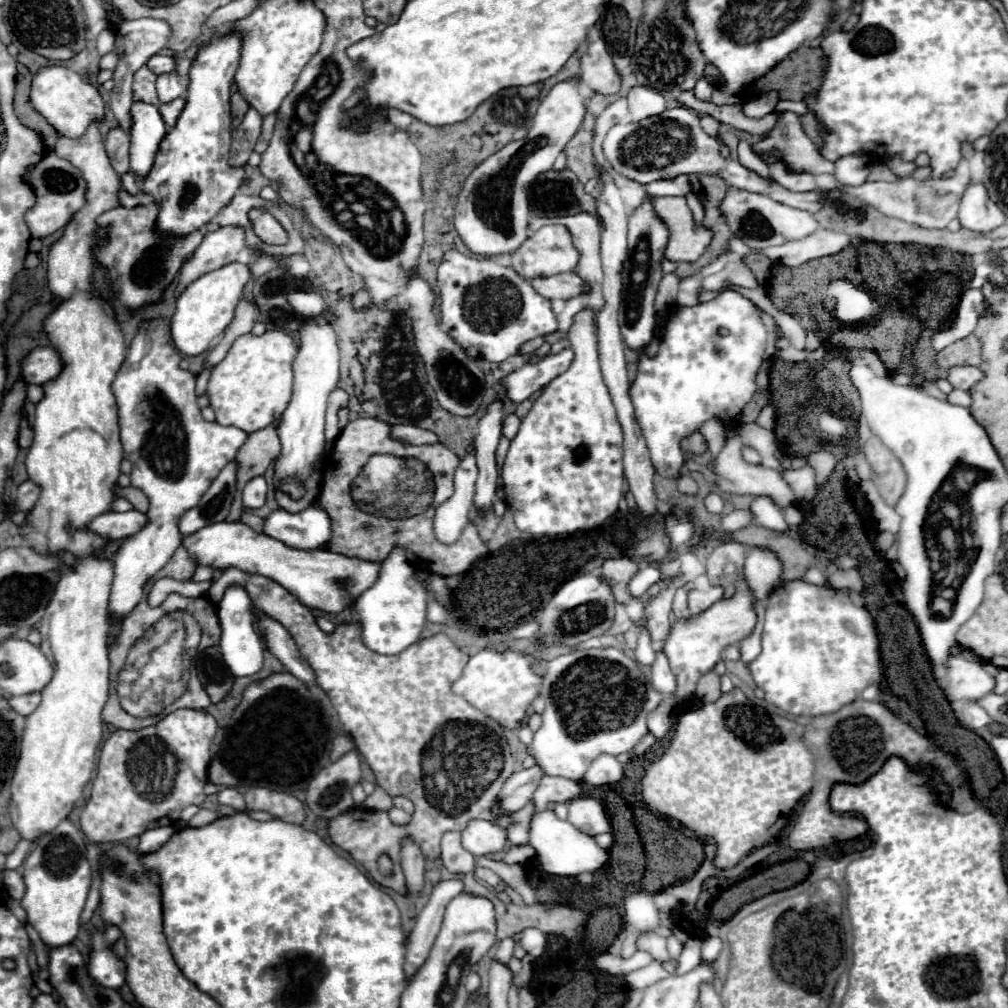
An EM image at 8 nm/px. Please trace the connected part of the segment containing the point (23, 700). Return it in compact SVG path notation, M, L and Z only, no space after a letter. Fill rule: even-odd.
M29 693L29 695L21 695L21 697L11 697L9 703L11 707L21 713L21 715L29 715L41 701L41 693Z

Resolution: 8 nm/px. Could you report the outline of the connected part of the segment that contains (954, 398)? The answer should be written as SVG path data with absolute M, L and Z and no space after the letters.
M955 389L955 391L951 391L951 393L949 393L947 401L949 401L949 403L953 403L953 405L961 405L961 407L969 407L969 405L971 405L971 395L969 395L967 391Z

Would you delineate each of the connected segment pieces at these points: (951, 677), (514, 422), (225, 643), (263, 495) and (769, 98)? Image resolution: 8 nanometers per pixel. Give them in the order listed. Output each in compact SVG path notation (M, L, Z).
M953 655L945 667L945 695L949 701L979 699L995 687L995 677L989 675L981 663L967 661Z
M513 413L507 415L505 421L503 421L503 435L507 439L513 439L517 435L517 431L519 431L519 425L521 425L521 419L517 415L513 415Z
M229 587L223 595L223 599L217 605L219 621L223 621L223 633L221 633L221 655L233 675L253 675L263 667L263 645L257 629L253 627L253 605L245 589L241 587Z
M255 477L251 479L245 489L243 489L243 505L247 509L257 509L257 507L263 507L267 499L267 481L265 477Z
M769 91L769 93L761 93L755 99L751 99L747 105L743 105L743 111L747 117L755 117L761 119L769 113L775 113L775 105L779 103L779 93L777 91Z

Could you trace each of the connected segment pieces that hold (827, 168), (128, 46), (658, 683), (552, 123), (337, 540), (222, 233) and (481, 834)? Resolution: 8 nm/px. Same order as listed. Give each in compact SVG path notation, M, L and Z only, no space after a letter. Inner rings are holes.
M791 111L779 113L777 125L769 131L769 137L755 143L753 149L757 153L767 153L769 161L783 159L793 171L809 171L815 175L835 171L835 165L819 153L803 131L801 115Z
M115 9L107 11L107 19L109 19L111 27L117 31L115 33L115 47L117 47L117 53L119 53L119 65L117 65L117 69L113 73L115 87L111 91L109 107L111 107L111 113L117 119L119 127L125 133L129 133L131 131L131 105L133 105L133 91L131 91L133 75L135 75L135 71L139 71L149 61L149 57L157 55L165 47L171 29L169 29L169 25L165 21L159 21L159 19L123 21L123 17L119 17L119 13L115 13Z
M663 651L657 653L657 659L651 665L651 683L661 693L675 693L675 675L667 665L667 657L663 657Z
M567 79L553 85L533 117L525 137L527 141L511 141L501 151L485 159L465 181L459 197L461 219L455 219L455 229L471 253L483 257L513 253L529 237L529 199L525 189L539 173L553 167L557 155L581 127L587 99L581 95L579 87L579 79Z
M363 417L357 421L347 423L347 427L339 433L339 437L335 439L337 445L337 465L333 459L327 459L323 465L323 485L321 485L321 493L315 501L319 501L319 505L323 505L323 509L327 509L327 515L331 517L331 551L333 553L343 553L349 557L359 557L359 559L369 559L369 561L383 561L389 557L389 553L399 545L407 551L407 561L419 569L419 571L429 571L441 577L451 577L451 575L461 575L463 571L469 569L469 565L479 559L481 555L487 553L487 545L481 541L479 531L475 527L473 521L469 521L459 537L457 543L451 545L443 545L433 531L433 517L435 517L435 509L447 501L447 497L451 497L453 493L453 475L455 469L459 467L459 457L453 455L445 445L437 443L437 445L411 445L405 443L397 437L391 435L391 425L371 419L371 417ZM377 453L389 453L389 455L397 455L397 457L417 457L423 463L427 463L427 467L433 471L435 475L435 499L431 509L427 509L421 515L415 517L407 517L407 519L385 519L385 517L375 517L369 513L363 513L351 499L349 489L351 489L351 481L359 475L361 467L367 463L367 459L371 455Z
M221 227L215 233L205 233L203 243L197 247L193 257L185 261L181 269L181 283L177 293L181 293L191 281L207 271L219 269L233 263L237 253L245 247L245 231L241 227Z
M475 819L463 831L463 847L475 857L499 853L505 849L505 845L507 845L507 829L501 829L489 821Z

